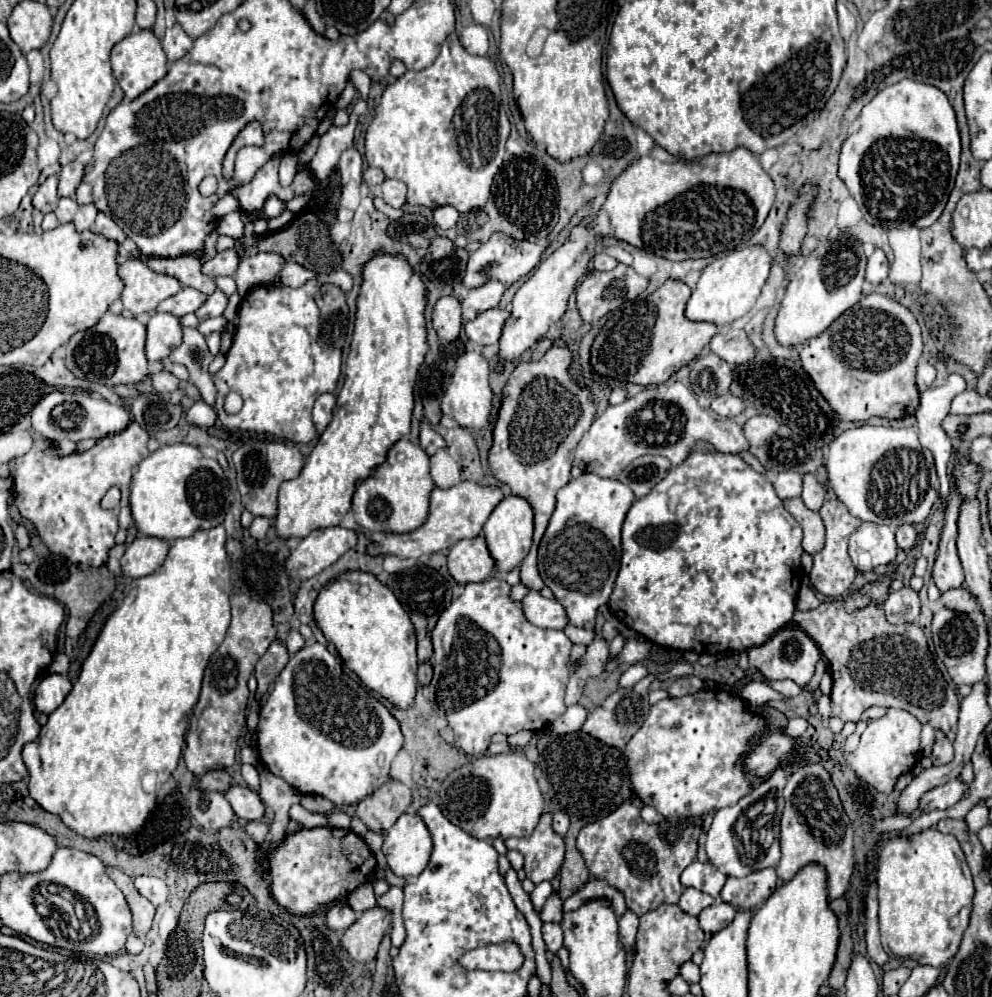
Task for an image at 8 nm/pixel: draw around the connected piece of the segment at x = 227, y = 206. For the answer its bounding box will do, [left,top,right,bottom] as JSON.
[212,194,240,216]

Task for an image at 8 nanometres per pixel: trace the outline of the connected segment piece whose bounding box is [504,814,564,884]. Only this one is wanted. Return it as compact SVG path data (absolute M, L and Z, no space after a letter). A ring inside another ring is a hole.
M544 814L530 836L504 842L508 850L518 850L524 856L526 876L534 884L552 880L564 862L564 838L552 830L552 814Z

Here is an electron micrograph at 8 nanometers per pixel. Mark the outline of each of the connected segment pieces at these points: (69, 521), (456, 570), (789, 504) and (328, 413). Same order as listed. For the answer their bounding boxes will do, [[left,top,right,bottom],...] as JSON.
[[14,422,148,568],[448,536,494,584],[784,498,824,554],[312,394,336,434]]

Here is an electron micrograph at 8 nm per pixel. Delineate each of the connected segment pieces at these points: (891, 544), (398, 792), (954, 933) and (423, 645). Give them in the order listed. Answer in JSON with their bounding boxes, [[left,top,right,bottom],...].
[[848,522,898,572],[356,778,412,830],[876,828,974,968],[392,566,452,662]]

